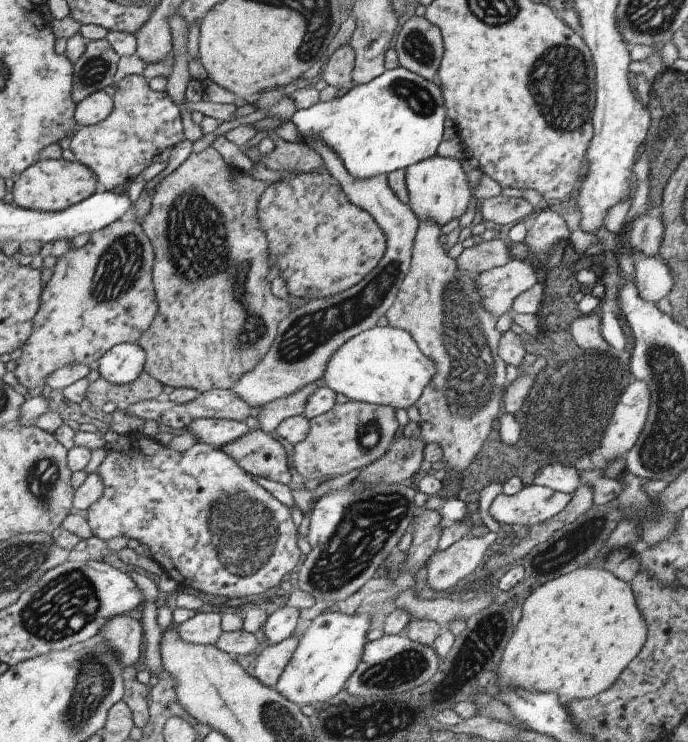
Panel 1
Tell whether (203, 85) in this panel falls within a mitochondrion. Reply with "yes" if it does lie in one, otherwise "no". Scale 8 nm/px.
no

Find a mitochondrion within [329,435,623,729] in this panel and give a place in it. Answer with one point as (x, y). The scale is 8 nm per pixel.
(405, 667)

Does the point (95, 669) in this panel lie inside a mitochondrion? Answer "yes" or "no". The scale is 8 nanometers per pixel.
yes

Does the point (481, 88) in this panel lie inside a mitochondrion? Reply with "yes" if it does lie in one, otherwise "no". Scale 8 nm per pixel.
no

